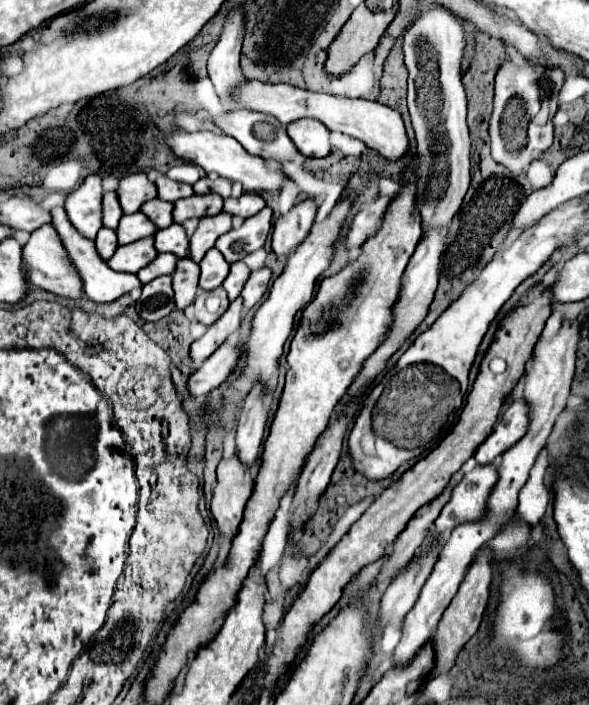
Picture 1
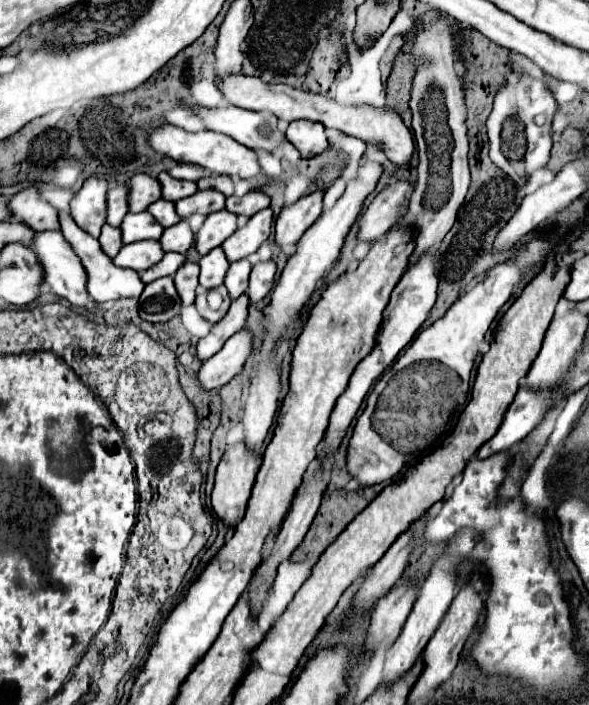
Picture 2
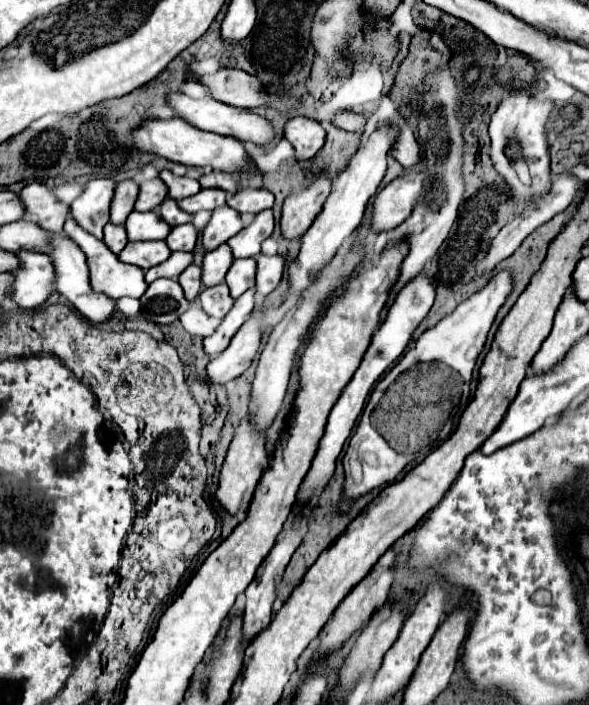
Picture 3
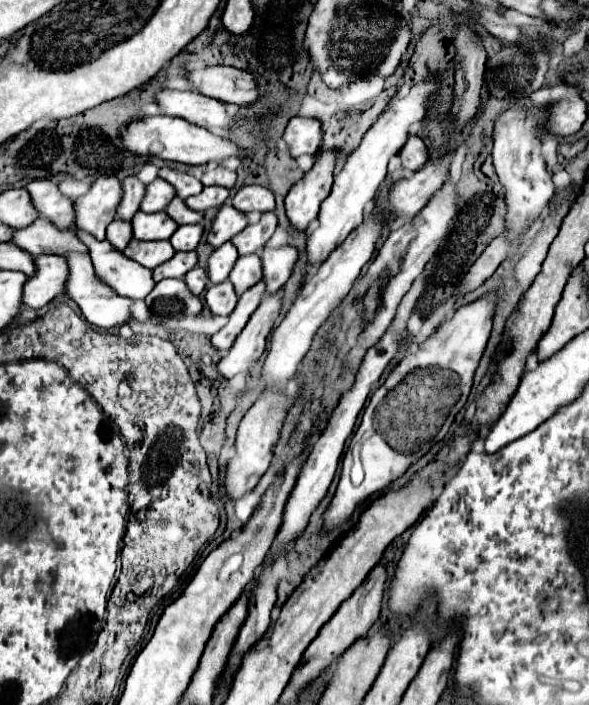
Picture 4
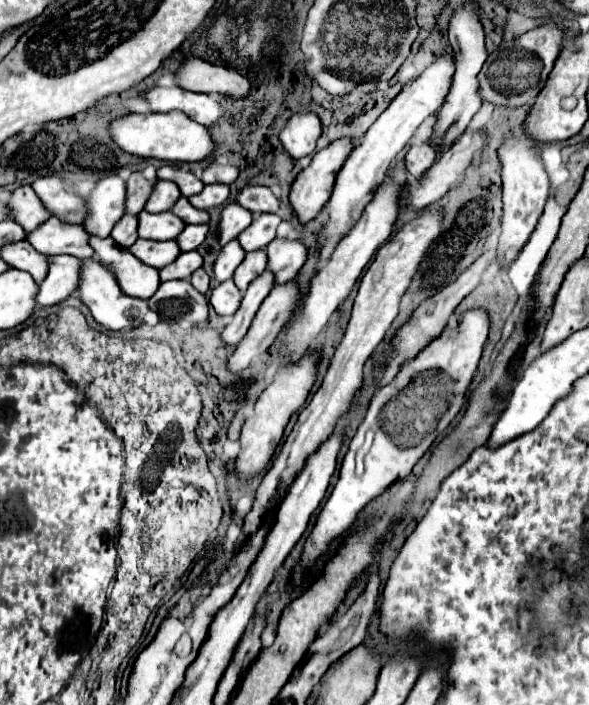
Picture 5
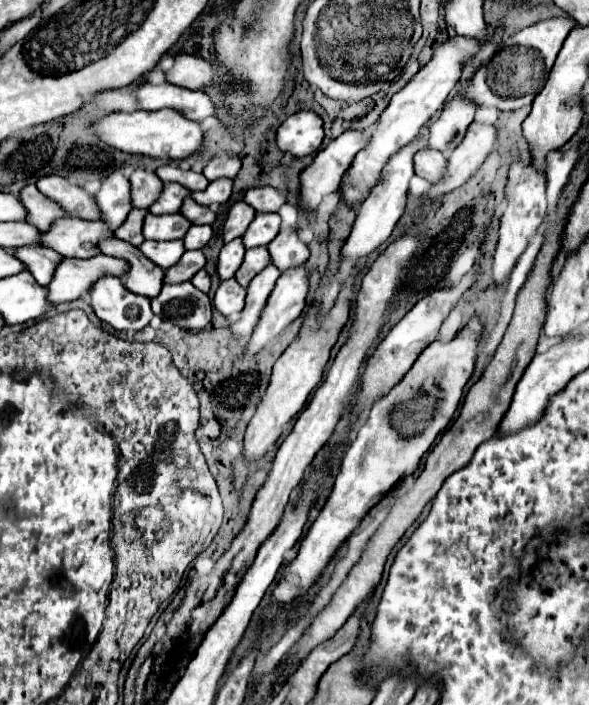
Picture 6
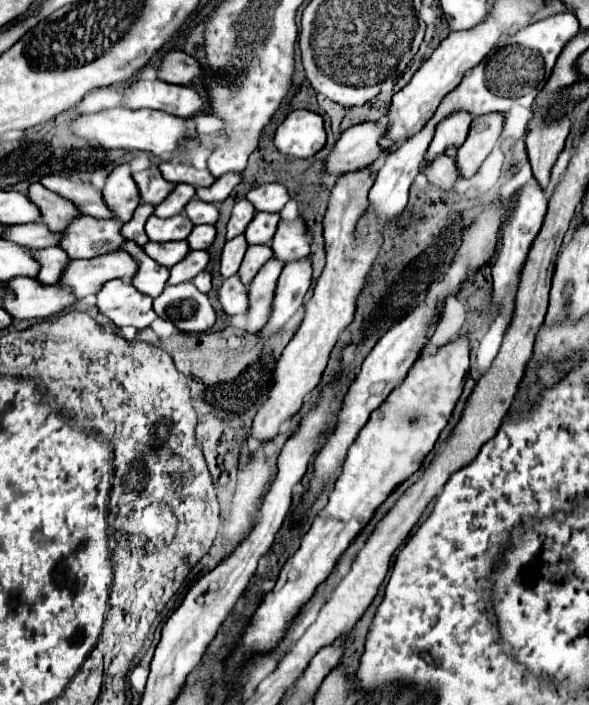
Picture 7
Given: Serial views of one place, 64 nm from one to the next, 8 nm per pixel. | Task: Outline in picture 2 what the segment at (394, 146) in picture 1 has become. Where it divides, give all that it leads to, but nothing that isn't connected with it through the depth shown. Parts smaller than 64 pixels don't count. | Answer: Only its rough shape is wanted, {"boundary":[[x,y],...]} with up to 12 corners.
{"boundary":[[230,74],[224,100],[276,118],[314,120],[380,144],[398,166],[414,138],[388,108],[340,106],[286,84]]}

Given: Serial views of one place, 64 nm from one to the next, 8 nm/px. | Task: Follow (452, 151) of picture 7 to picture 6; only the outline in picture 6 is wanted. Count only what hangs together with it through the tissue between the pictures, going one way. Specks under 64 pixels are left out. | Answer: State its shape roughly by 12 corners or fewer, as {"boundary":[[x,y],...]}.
{"boundary":[[454,94],[430,126],[430,148],[454,150],[476,106]]}

